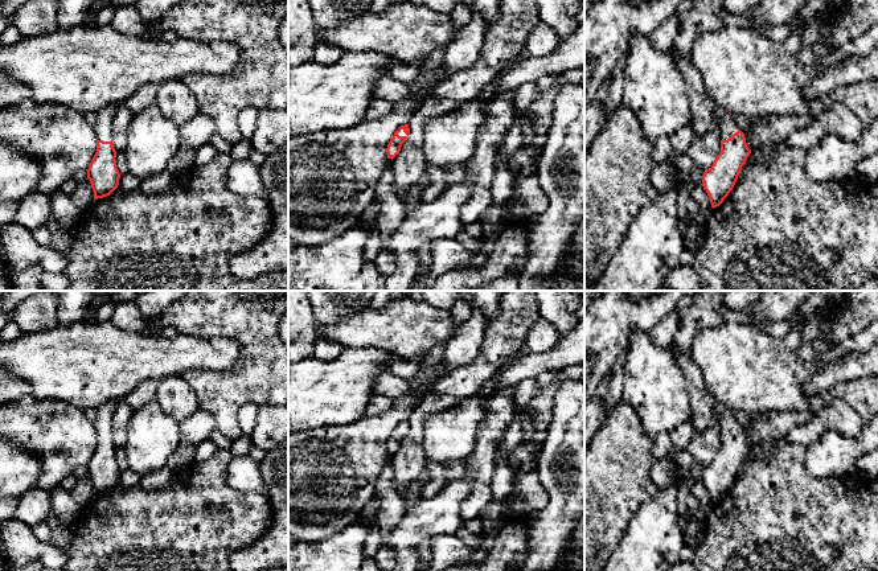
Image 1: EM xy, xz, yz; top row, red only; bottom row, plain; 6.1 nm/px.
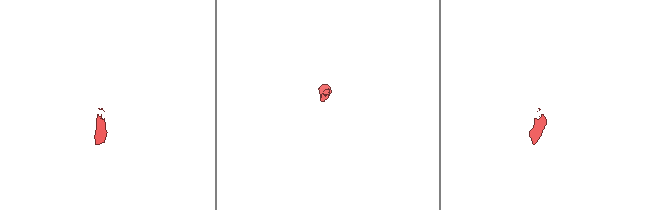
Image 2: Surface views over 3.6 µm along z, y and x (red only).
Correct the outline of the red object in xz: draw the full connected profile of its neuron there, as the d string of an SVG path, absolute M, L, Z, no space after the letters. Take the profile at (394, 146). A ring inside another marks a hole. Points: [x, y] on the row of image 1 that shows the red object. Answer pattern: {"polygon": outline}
{"polygon": "M409 124L401 126L394 132L386 148L387 159L393 160L399 153L402 144L407 140L409 133Z"}

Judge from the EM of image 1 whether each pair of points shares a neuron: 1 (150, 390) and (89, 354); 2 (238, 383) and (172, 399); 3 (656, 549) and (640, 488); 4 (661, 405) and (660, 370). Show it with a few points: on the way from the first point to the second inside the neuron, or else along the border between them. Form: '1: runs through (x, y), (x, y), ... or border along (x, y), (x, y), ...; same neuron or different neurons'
1: border along (158, 380), (142, 381), (122, 399); different neurons
2: border along (180, 376), (192, 389), (199, 409); different neurons
3: border along (657, 489), (656, 494), (631, 518), (626, 530); different neurons
4: runs through (661, 397), (660, 378); same neuron

